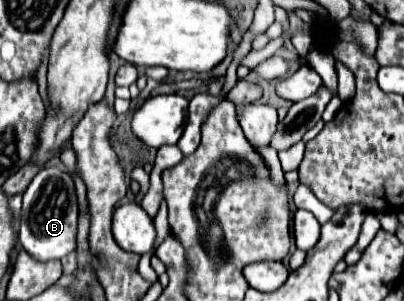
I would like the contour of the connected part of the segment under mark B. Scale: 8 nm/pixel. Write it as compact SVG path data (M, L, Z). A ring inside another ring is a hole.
M55 166L39 170L23 194L21 228L19 228L21 246L41 262L67 256L69 252L75 250L77 214L79 208L77 208L73 178Z

